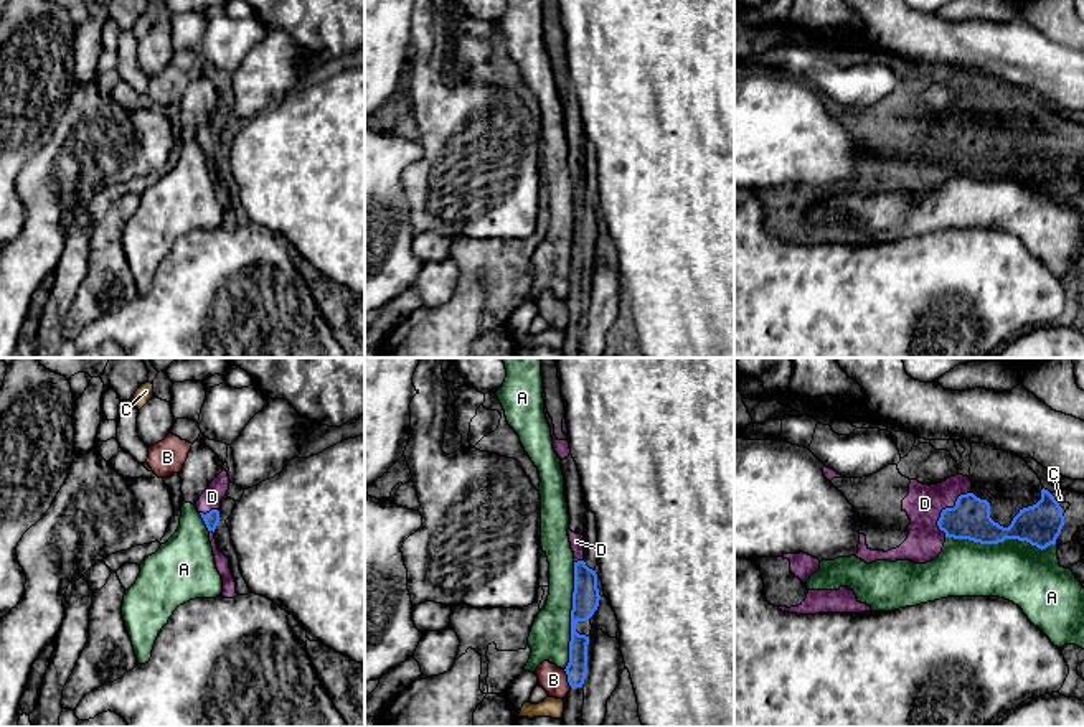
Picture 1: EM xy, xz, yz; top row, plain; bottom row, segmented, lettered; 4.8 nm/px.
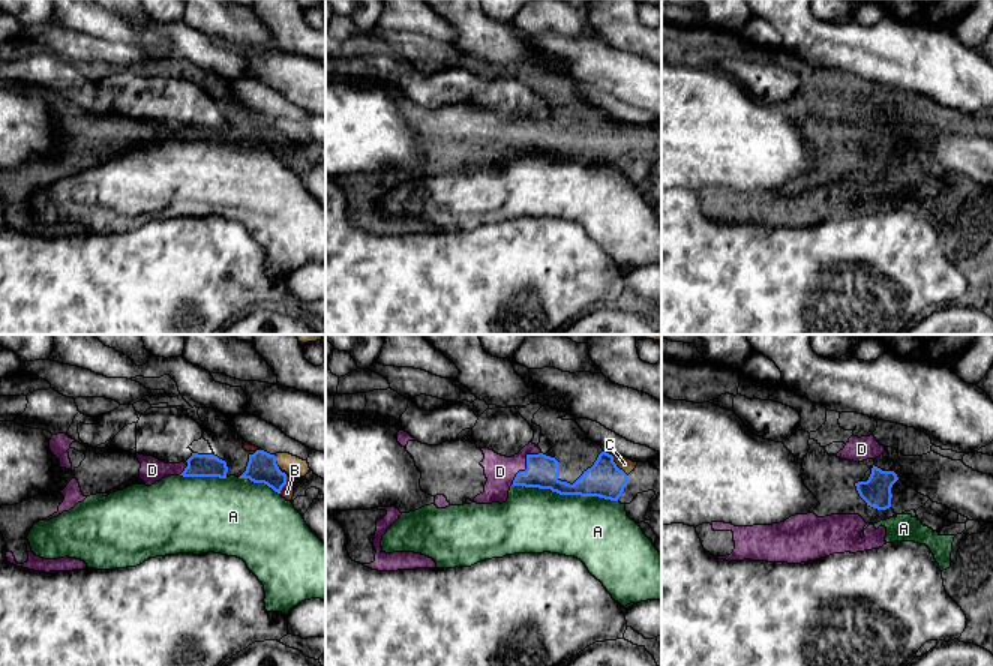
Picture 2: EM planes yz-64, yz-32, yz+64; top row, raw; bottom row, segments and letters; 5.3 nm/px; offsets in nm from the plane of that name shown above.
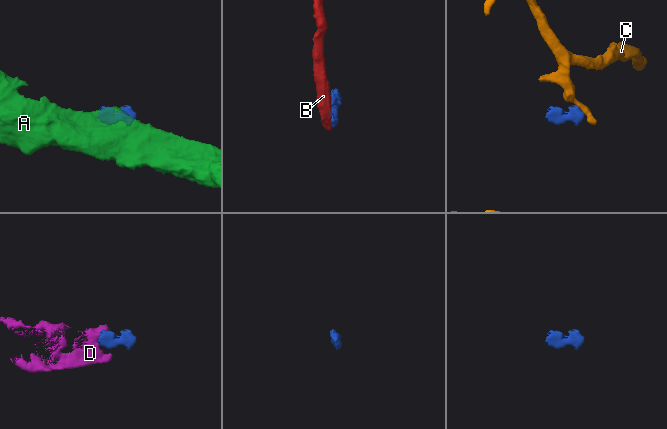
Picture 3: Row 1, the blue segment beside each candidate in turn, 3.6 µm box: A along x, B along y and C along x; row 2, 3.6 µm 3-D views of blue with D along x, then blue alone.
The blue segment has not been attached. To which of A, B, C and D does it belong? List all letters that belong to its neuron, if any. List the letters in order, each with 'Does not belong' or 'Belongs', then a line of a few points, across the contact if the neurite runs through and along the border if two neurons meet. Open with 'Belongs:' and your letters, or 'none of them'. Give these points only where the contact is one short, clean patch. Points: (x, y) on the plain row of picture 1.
Belongs: D
A: Does not belong
B: Does not belong. Line: xz (563, 300), (571, 317)
C: Does not belong. Line: yz (1051, 126), (1058, 134)
D: Belongs. Line: yz (970, 150), (946, 139), (929, 139), (924, 134)

